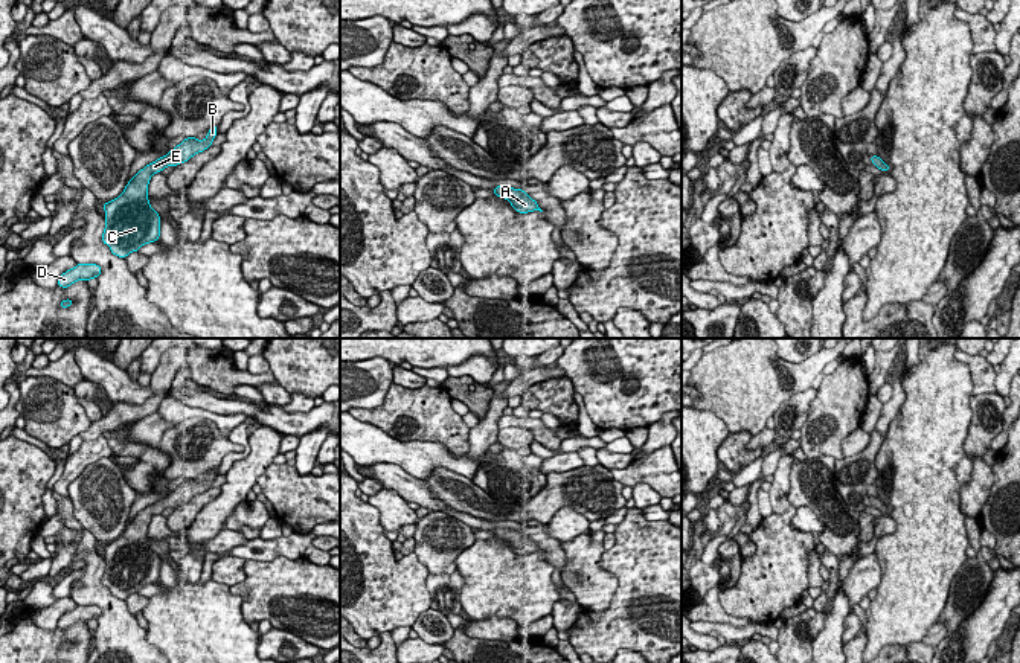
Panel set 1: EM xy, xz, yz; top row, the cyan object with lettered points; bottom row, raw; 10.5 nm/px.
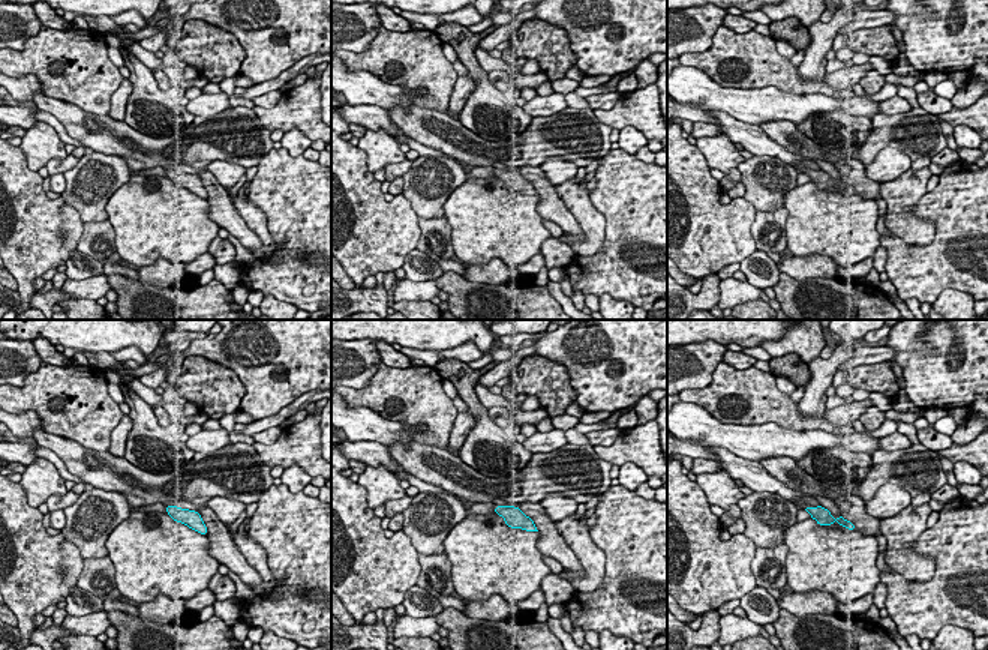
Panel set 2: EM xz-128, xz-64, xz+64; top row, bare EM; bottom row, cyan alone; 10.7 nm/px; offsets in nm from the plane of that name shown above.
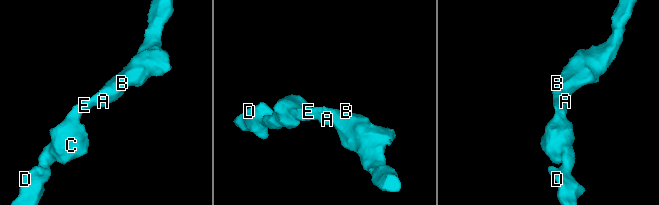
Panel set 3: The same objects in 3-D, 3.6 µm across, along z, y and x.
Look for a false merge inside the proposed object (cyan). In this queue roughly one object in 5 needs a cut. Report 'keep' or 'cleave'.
keep

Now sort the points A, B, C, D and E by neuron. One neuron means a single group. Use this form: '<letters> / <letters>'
A B C D E

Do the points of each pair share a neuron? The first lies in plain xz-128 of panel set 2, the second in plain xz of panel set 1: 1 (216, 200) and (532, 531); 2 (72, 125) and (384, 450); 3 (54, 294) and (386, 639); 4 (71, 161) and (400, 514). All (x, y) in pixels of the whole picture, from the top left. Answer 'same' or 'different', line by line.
1: same
2: different
3: same
4: different

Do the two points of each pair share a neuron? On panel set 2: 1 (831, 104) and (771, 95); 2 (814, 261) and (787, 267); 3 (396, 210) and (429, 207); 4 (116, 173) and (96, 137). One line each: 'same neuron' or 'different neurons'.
1: same neuron
2: same neuron
3: different neurons
4: different neurons

